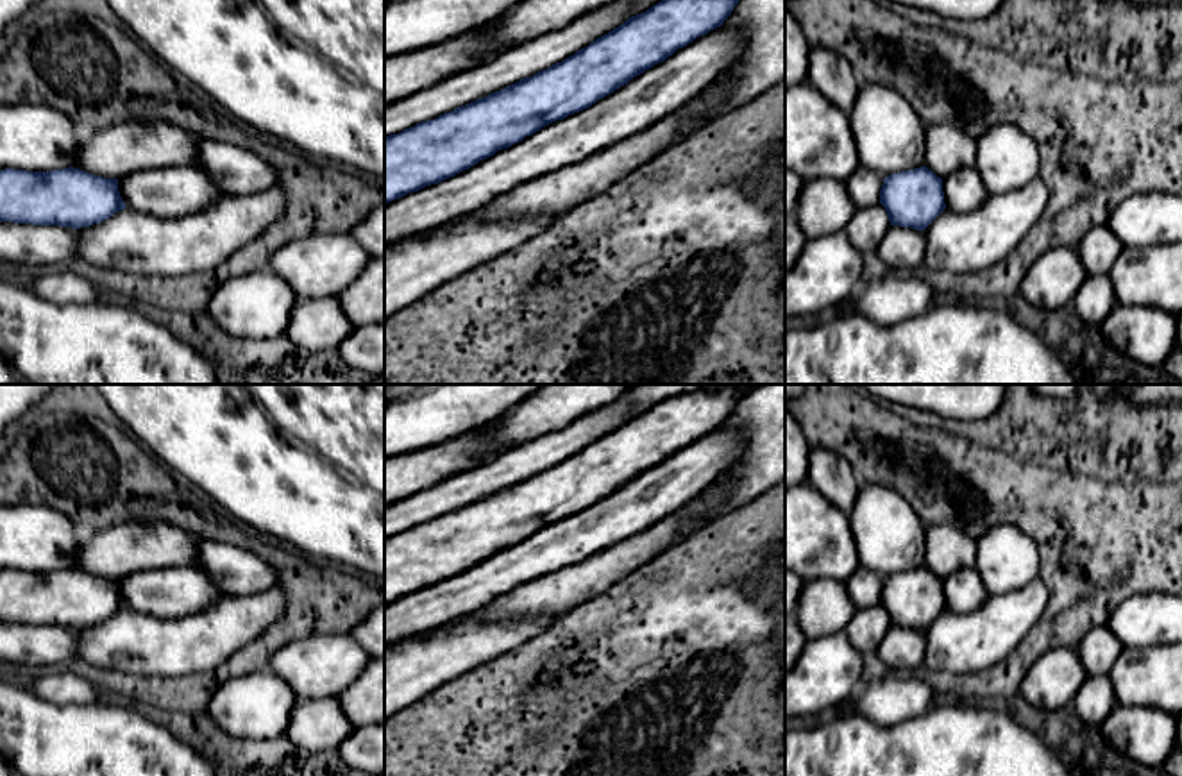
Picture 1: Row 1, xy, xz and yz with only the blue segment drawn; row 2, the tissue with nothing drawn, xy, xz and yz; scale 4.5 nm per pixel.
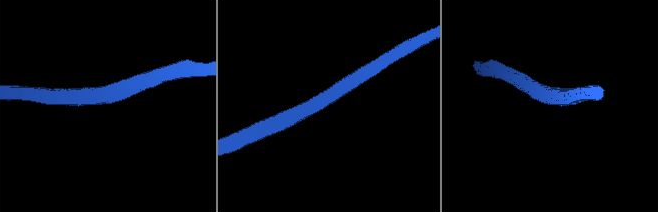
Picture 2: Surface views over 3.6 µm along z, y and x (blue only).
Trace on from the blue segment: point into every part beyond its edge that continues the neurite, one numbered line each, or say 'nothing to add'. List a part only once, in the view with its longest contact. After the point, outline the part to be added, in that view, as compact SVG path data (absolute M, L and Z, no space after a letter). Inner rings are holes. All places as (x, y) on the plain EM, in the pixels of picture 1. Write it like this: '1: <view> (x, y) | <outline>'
nothing to add

